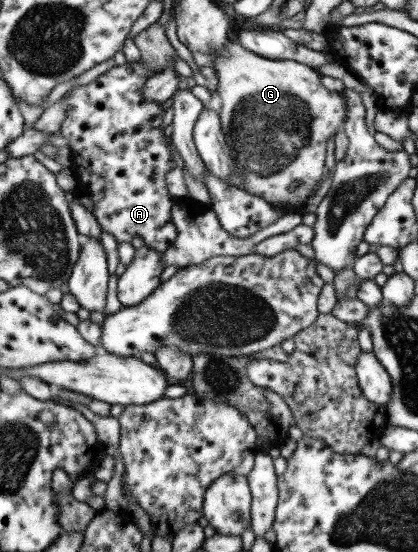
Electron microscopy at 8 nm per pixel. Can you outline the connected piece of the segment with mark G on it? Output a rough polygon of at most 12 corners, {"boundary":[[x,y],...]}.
{"boundary":[[210,54],[245,191],[303,213],[346,99],[315,68]]}

